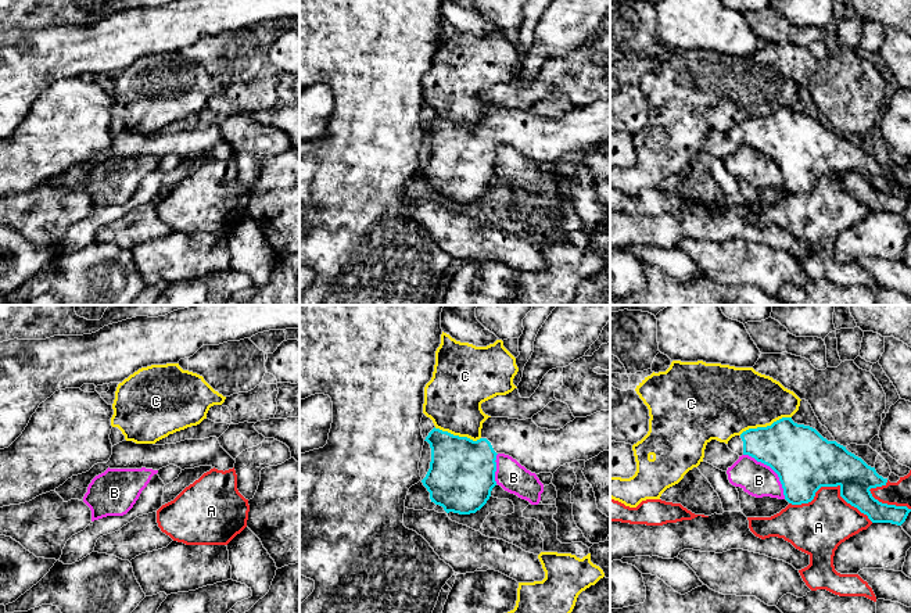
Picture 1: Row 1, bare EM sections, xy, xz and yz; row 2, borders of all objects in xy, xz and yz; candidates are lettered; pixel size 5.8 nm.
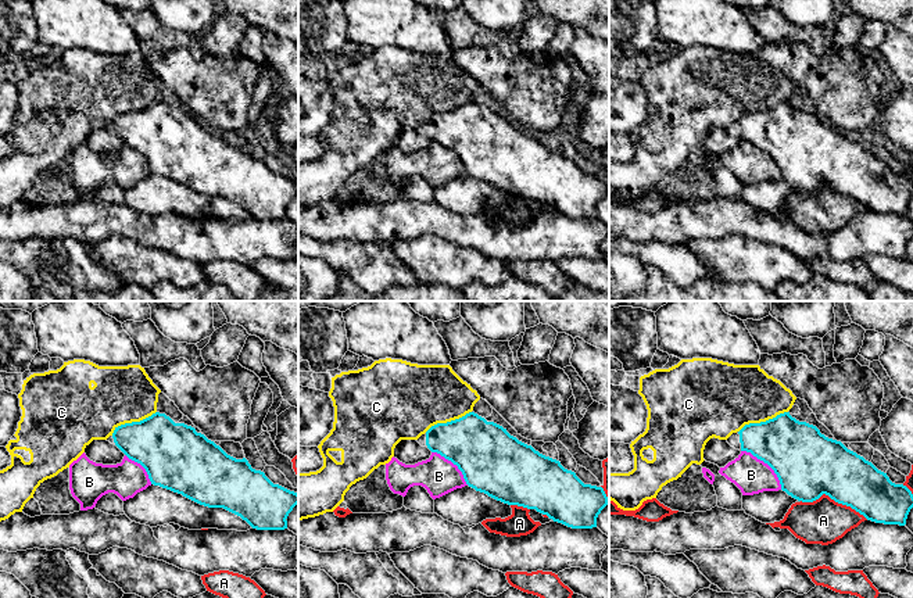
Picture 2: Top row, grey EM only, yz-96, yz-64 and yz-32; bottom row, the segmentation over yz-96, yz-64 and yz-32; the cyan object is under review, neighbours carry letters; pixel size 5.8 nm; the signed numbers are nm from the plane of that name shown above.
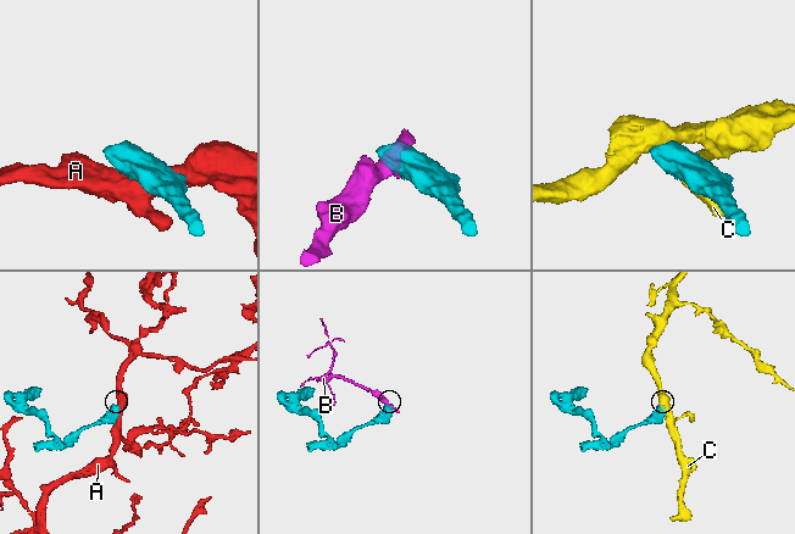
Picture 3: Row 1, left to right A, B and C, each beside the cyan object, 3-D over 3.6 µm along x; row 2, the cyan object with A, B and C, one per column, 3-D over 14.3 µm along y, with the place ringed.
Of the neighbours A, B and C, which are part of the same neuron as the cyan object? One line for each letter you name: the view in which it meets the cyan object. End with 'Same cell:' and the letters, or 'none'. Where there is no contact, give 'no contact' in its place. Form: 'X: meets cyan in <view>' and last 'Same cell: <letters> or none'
Same cell: none

